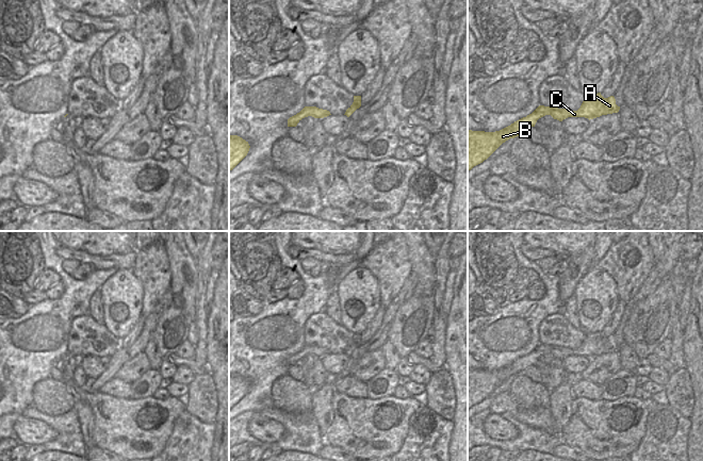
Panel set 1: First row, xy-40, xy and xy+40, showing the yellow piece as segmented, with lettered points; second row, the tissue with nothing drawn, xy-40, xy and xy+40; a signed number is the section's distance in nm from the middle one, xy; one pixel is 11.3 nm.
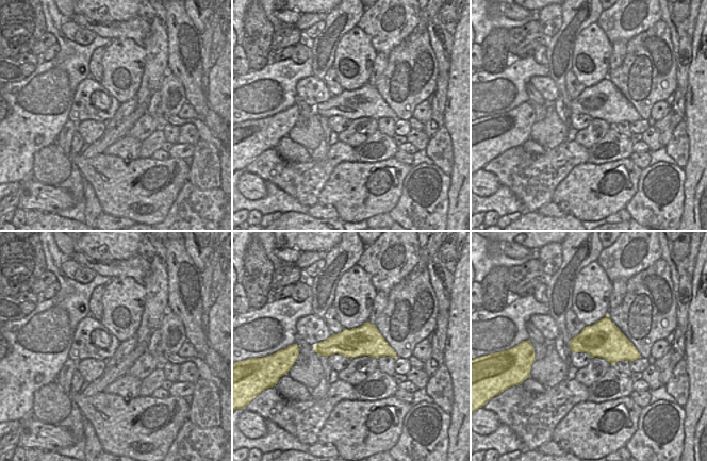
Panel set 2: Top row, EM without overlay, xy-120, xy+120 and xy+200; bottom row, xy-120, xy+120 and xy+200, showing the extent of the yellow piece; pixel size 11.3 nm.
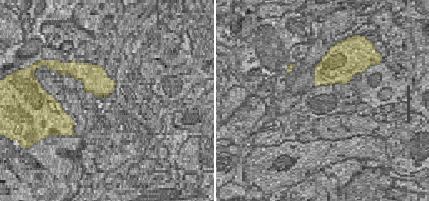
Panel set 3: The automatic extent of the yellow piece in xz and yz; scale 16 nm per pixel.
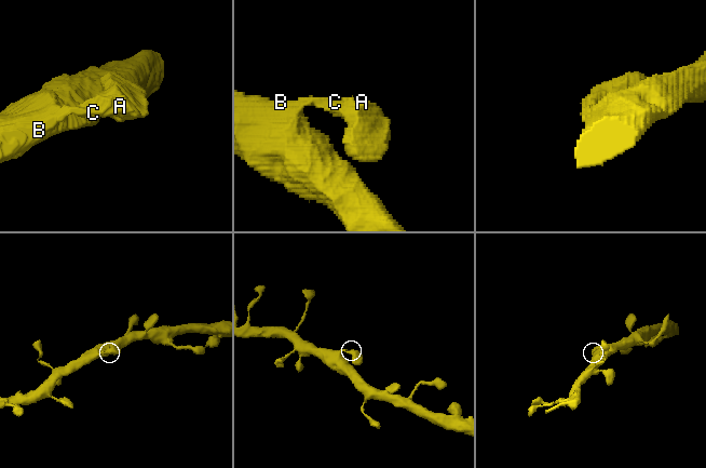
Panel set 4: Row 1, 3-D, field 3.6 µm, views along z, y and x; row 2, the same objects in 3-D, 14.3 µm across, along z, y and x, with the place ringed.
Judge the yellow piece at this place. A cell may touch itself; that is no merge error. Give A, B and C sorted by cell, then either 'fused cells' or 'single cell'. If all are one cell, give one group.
groups A B C; single cell

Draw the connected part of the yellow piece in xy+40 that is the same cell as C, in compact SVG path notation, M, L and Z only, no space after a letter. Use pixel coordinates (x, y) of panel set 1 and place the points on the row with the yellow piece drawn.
M601 93L587 94L577 111L558 109L556 106L539 105L532 114L523 117L510 126L495 132L468 131L468 171L487 160L503 143L514 138L545 115L562 121L568 117L585 117L590 119L602 115L618 113L620 106L616 104L614 96L604 98Z

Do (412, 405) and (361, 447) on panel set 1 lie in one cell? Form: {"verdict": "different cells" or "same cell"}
{"verdict": "same cell"}

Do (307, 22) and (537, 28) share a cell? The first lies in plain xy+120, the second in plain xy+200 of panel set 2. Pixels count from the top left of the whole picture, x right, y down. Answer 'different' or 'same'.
different

